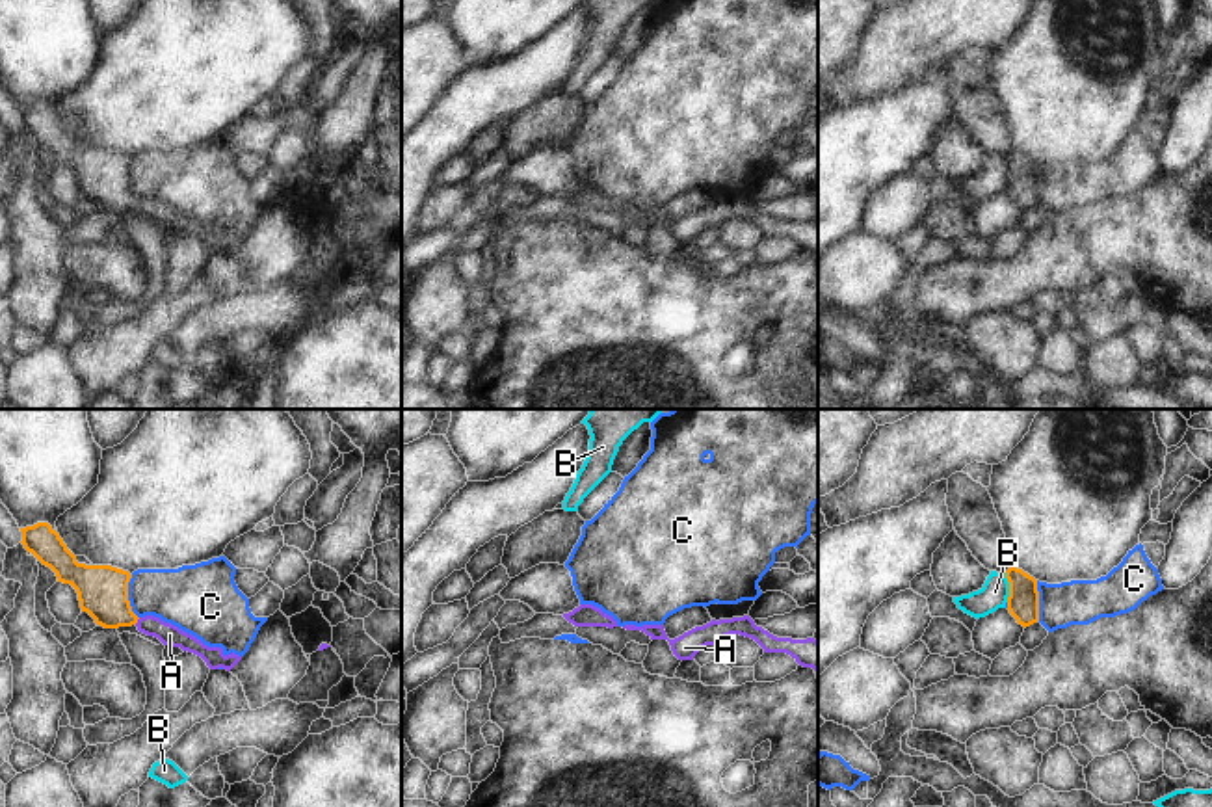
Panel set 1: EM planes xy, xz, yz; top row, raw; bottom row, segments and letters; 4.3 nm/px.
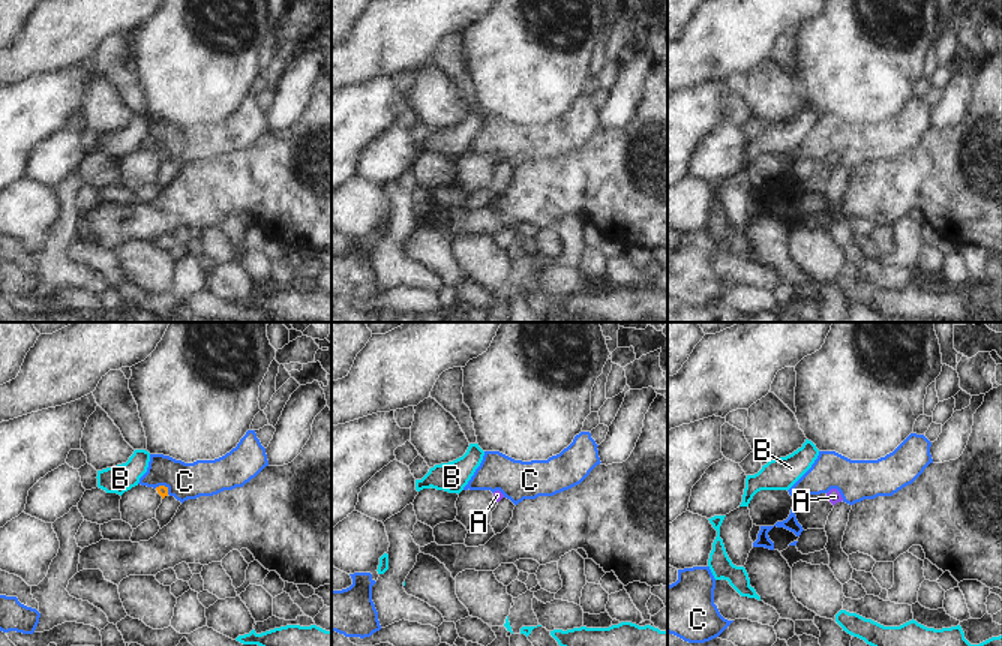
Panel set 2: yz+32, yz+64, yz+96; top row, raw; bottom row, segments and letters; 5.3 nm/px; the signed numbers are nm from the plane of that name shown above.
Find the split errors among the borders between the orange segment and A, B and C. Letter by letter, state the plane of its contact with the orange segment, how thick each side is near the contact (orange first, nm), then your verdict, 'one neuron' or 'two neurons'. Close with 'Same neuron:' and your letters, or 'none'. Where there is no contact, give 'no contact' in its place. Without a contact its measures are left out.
A: contact in xy; calibres 220 and 90 nm; one neuron
B: contact in yz; calibres 140 and 120 nm; two neurons
C: contact in xy; calibres 220 and 260 nm; two neurons
Same neuron: A

